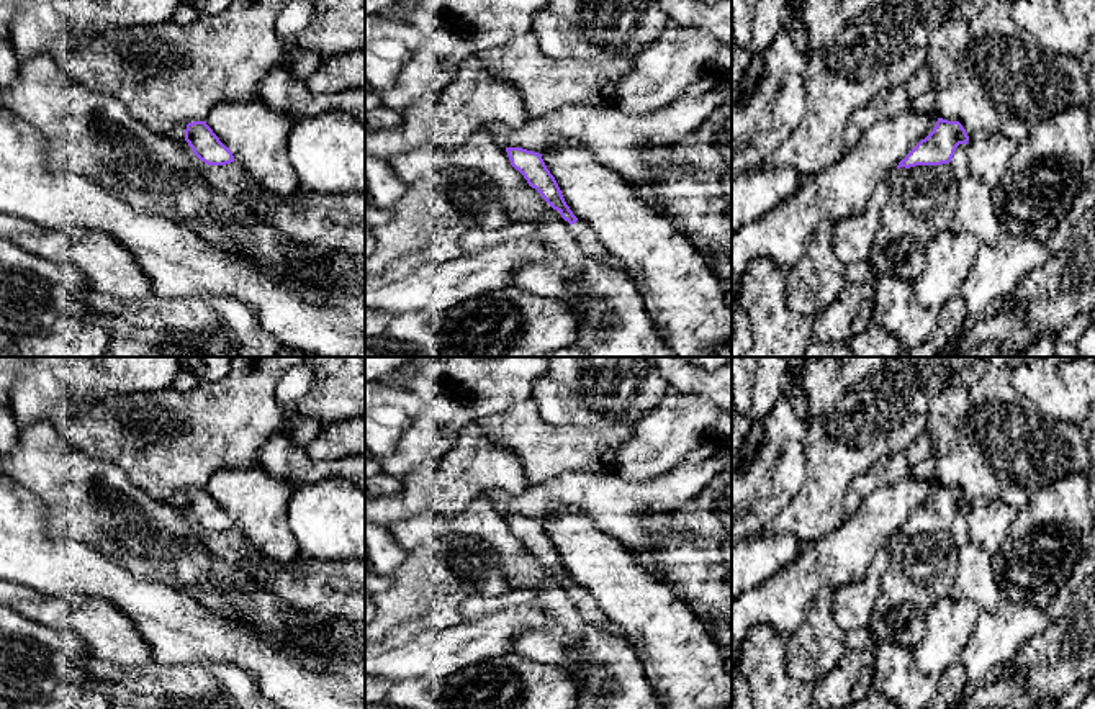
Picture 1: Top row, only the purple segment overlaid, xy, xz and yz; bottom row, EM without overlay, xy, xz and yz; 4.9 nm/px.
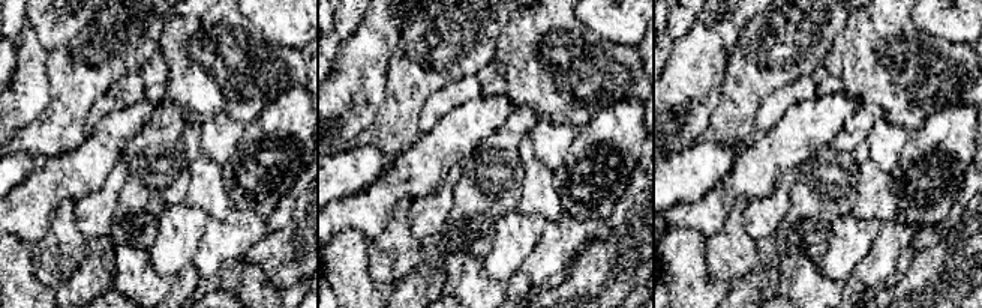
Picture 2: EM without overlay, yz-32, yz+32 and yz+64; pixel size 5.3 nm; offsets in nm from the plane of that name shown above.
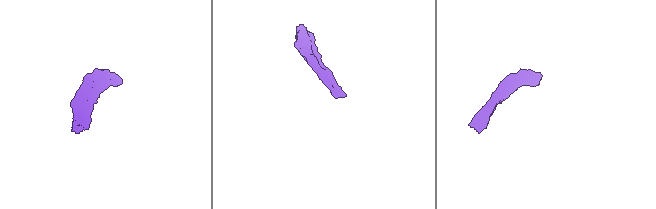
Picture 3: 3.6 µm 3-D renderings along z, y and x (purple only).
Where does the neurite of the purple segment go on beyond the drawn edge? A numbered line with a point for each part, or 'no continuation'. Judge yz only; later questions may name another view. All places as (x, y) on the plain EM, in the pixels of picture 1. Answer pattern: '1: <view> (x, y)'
no continuation

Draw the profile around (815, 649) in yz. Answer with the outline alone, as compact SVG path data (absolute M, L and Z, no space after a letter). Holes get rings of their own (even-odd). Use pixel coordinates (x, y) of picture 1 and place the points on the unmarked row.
M823 586L799 630L784 637L787 671L802 683L817 684L846 652L845 630L833 617L833 593L830 586Z

